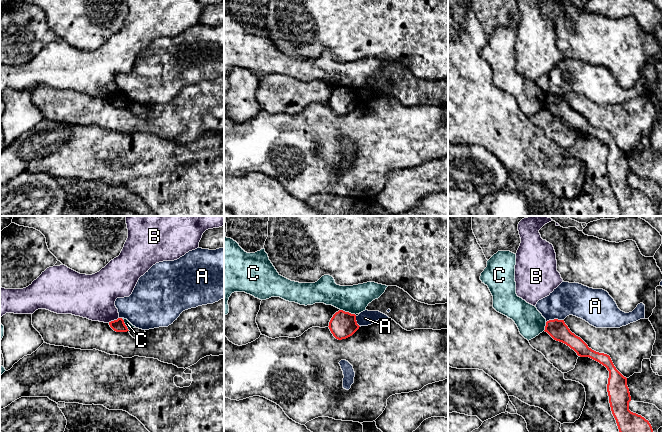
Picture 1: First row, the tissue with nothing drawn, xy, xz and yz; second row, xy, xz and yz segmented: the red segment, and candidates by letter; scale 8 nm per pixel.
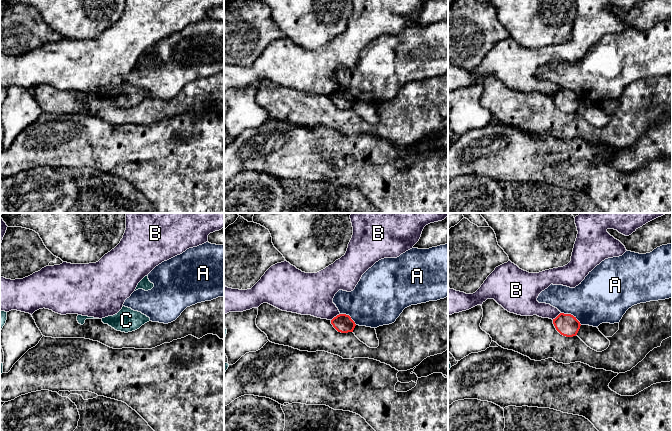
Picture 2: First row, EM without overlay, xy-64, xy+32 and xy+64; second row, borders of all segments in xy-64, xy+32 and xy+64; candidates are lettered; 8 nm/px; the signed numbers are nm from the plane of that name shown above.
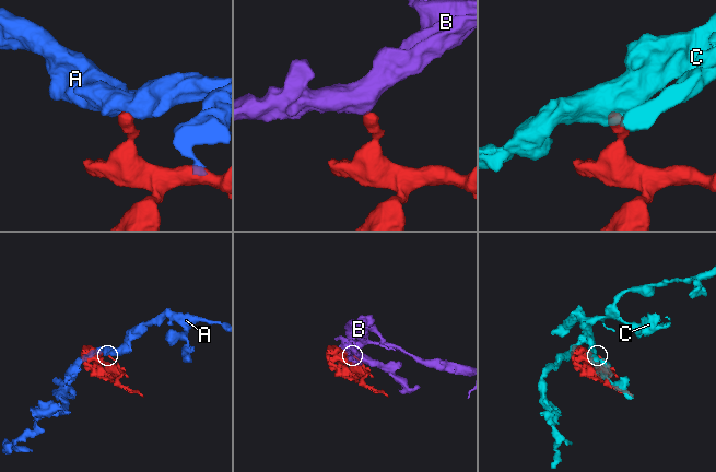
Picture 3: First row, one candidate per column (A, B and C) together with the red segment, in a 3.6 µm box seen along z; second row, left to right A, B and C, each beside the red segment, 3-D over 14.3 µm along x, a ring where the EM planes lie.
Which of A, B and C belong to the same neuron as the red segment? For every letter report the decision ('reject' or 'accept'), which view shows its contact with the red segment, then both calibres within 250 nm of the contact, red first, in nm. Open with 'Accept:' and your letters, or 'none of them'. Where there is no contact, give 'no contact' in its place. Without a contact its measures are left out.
Accept: none of them
A: reject; contact in yz; calibres 160 and 260 nm
B: reject; contact in xy; calibres 100 and 360 nm
C: reject; contact in xz; calibres 220 and 220 nm

